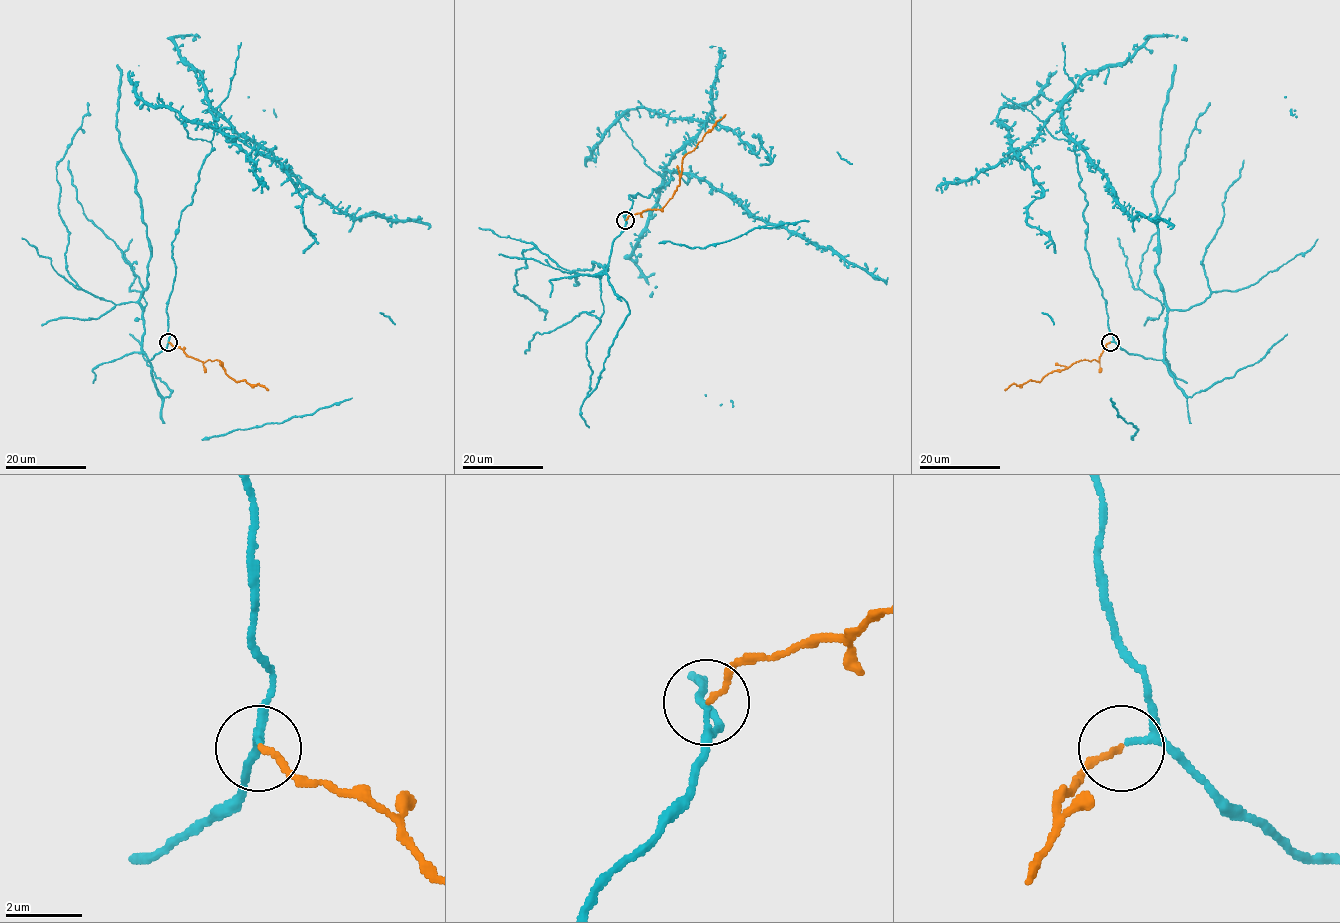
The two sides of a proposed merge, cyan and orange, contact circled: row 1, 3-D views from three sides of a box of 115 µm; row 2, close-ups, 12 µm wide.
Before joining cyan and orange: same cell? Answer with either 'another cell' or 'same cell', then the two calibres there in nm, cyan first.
same cell; 150 nm thick on the cyan side, 130 nm on the other

